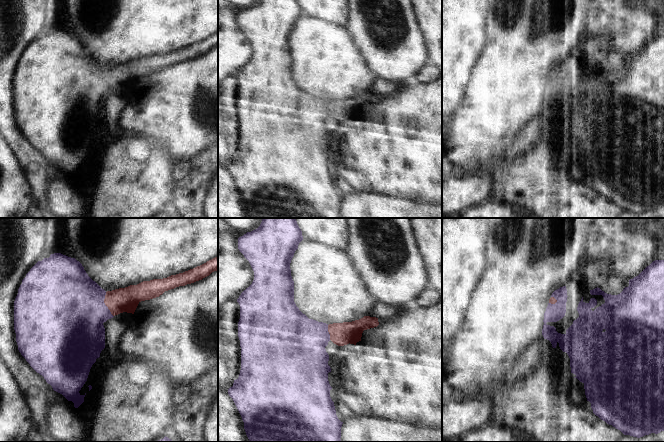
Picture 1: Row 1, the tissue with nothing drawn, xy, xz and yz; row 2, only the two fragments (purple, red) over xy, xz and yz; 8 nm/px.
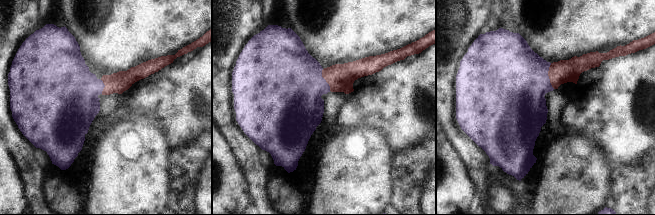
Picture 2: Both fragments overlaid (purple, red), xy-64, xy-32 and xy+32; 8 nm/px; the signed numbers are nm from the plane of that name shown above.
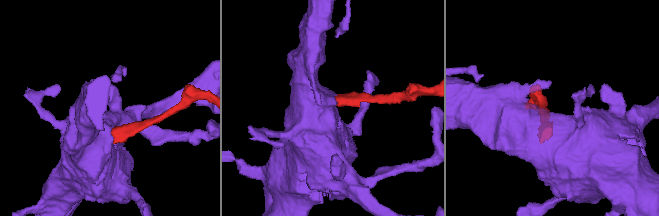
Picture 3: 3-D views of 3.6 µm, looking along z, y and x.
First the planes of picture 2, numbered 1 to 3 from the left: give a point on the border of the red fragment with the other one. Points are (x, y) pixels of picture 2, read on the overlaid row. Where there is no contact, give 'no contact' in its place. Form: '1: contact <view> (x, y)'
1: contact xy-64 (104, 86)
2: contact xy-32 (325, 80)
3: contact xy+32 (548, 76)

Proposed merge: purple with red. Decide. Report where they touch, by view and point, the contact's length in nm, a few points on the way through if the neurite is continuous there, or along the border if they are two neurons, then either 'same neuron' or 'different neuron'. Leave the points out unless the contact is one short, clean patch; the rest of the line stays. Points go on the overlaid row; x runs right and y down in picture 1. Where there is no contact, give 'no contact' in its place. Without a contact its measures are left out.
xy (104, 304) | 220 nm | across xy (73, 307), (104, 304), (126, 299) | same neuron

